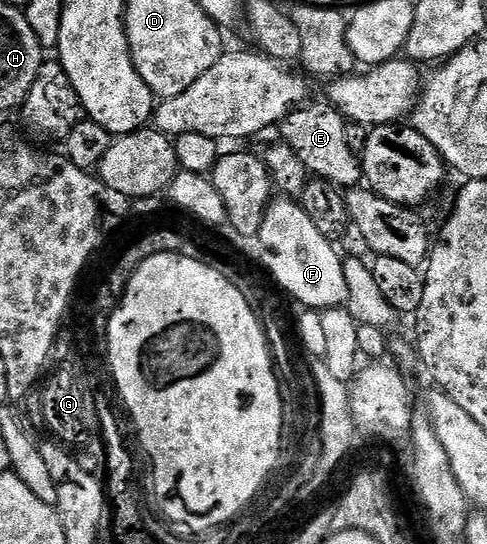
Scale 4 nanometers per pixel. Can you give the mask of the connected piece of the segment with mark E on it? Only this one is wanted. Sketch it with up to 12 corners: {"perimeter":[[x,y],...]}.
{"perimeter":[[330,103],[304,104],[281,122],[281,140],[308,174],[336,187],[364,180]]}

